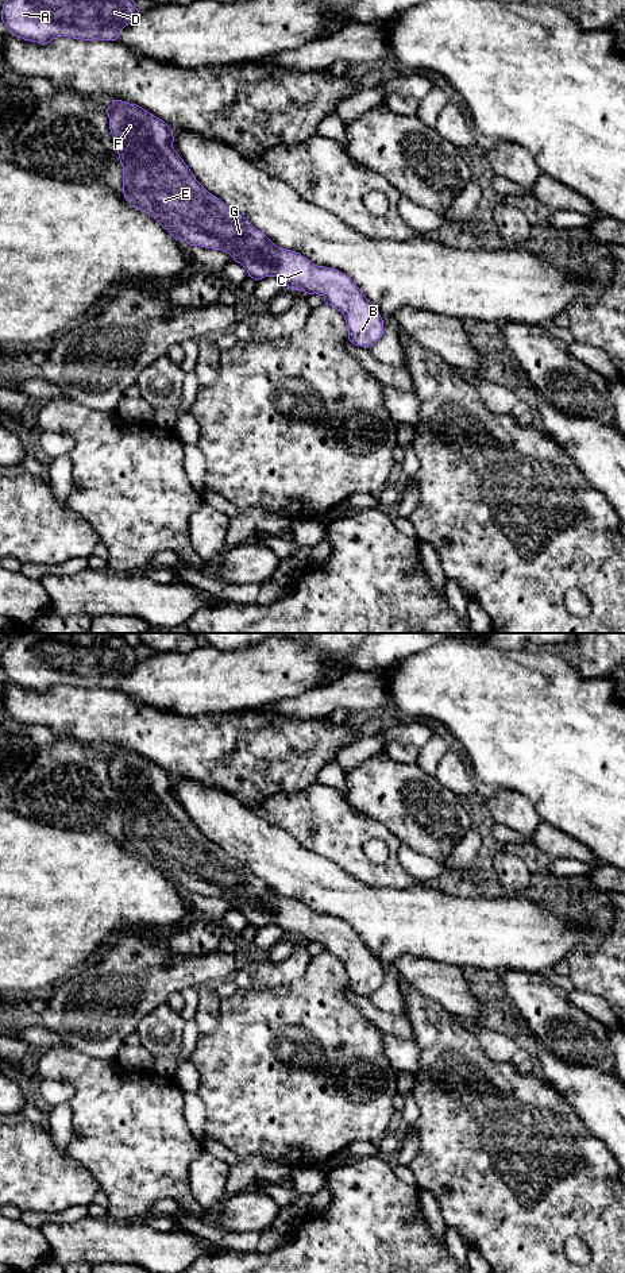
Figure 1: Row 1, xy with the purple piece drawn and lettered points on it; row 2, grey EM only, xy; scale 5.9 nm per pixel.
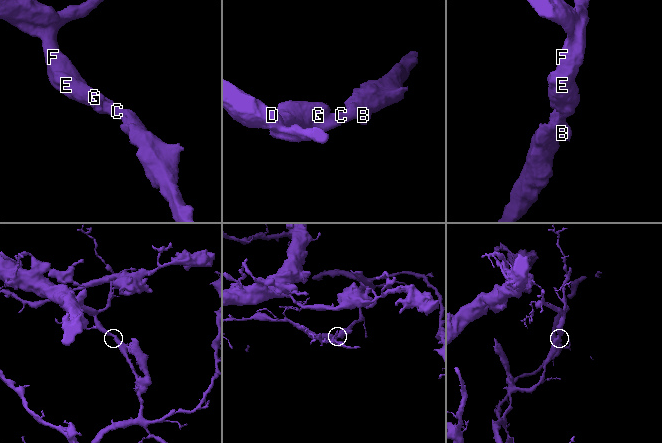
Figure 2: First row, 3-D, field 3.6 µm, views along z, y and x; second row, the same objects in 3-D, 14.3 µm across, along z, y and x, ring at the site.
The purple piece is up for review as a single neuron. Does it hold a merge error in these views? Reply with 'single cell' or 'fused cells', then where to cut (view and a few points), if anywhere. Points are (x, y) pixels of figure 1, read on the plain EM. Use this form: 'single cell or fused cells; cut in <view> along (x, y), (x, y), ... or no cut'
single cell; no cut

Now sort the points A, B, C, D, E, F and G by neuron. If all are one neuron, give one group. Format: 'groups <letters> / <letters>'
groups A B C D E F G

